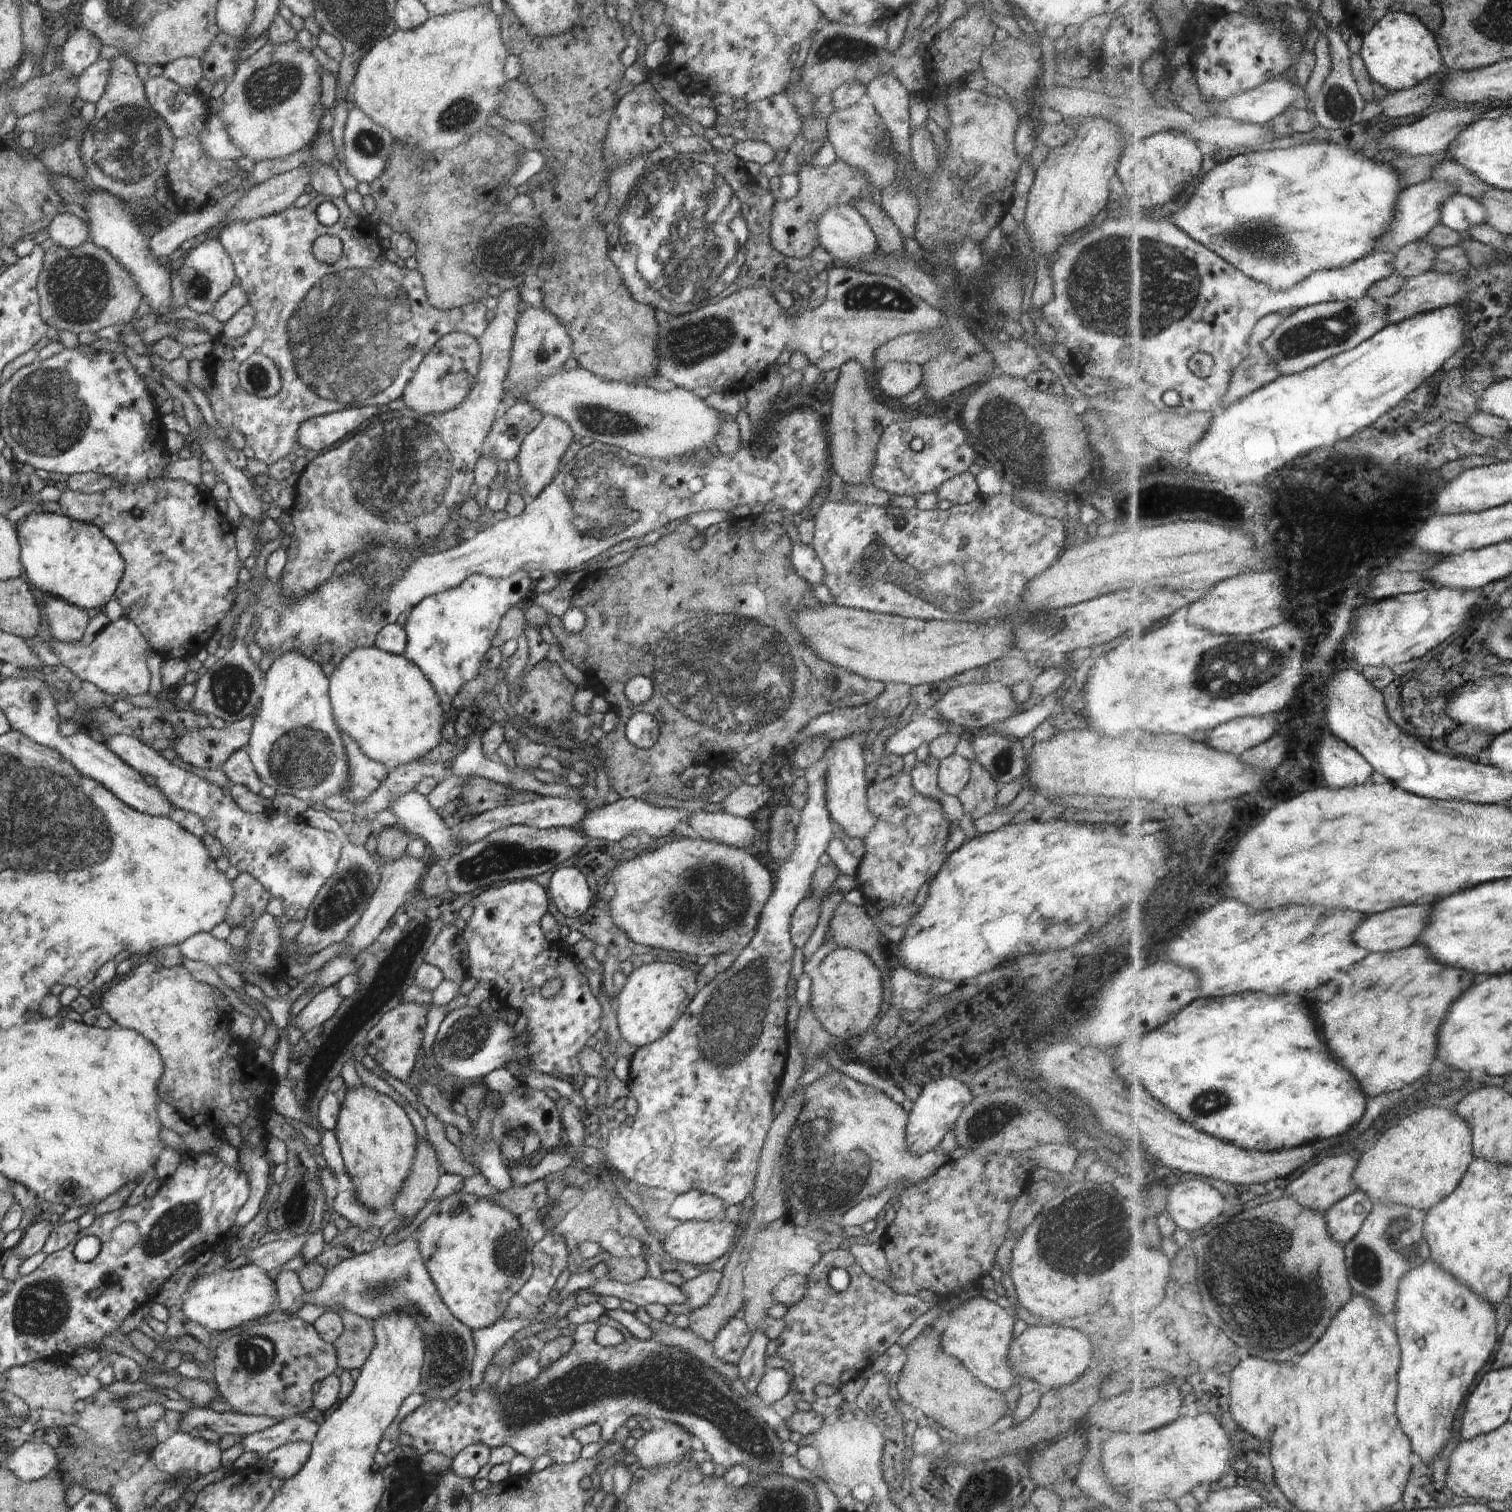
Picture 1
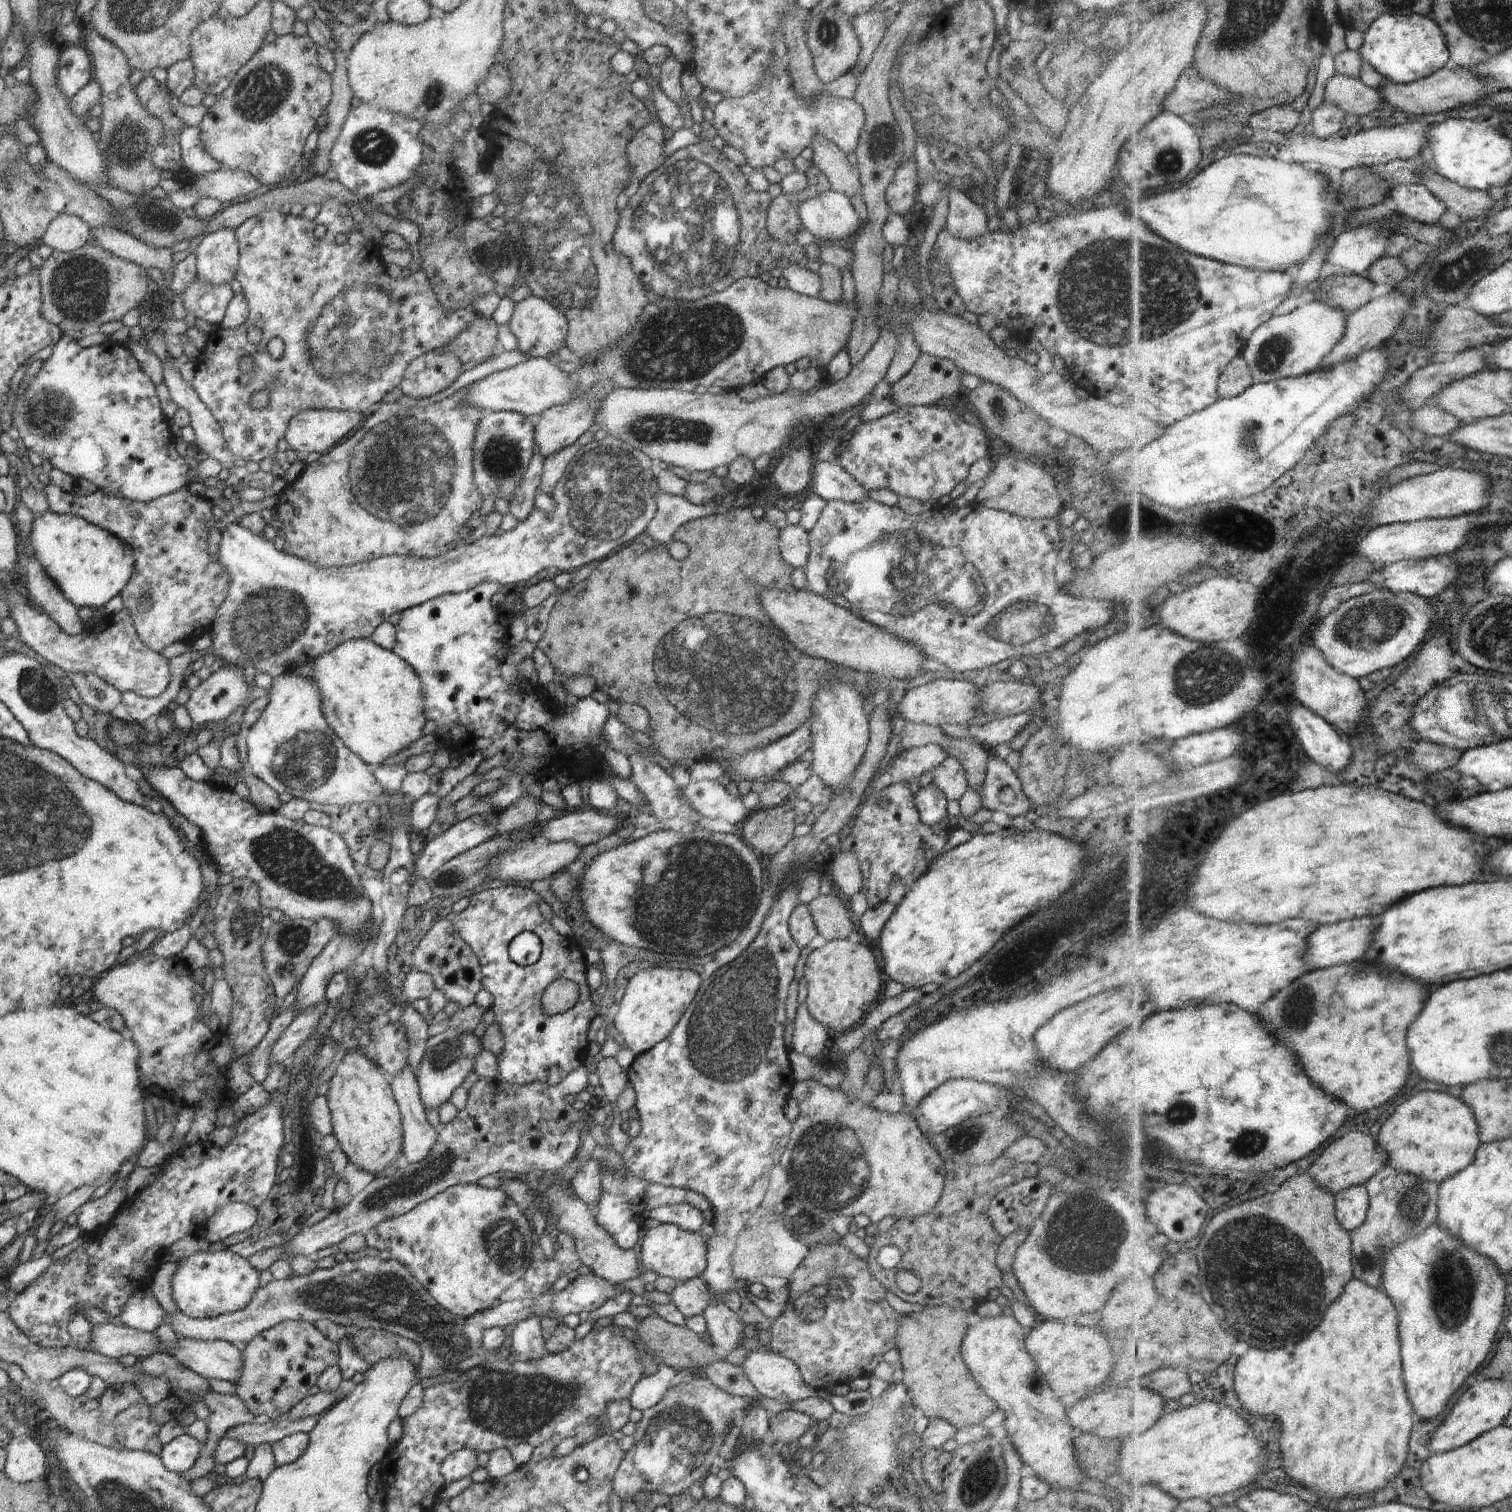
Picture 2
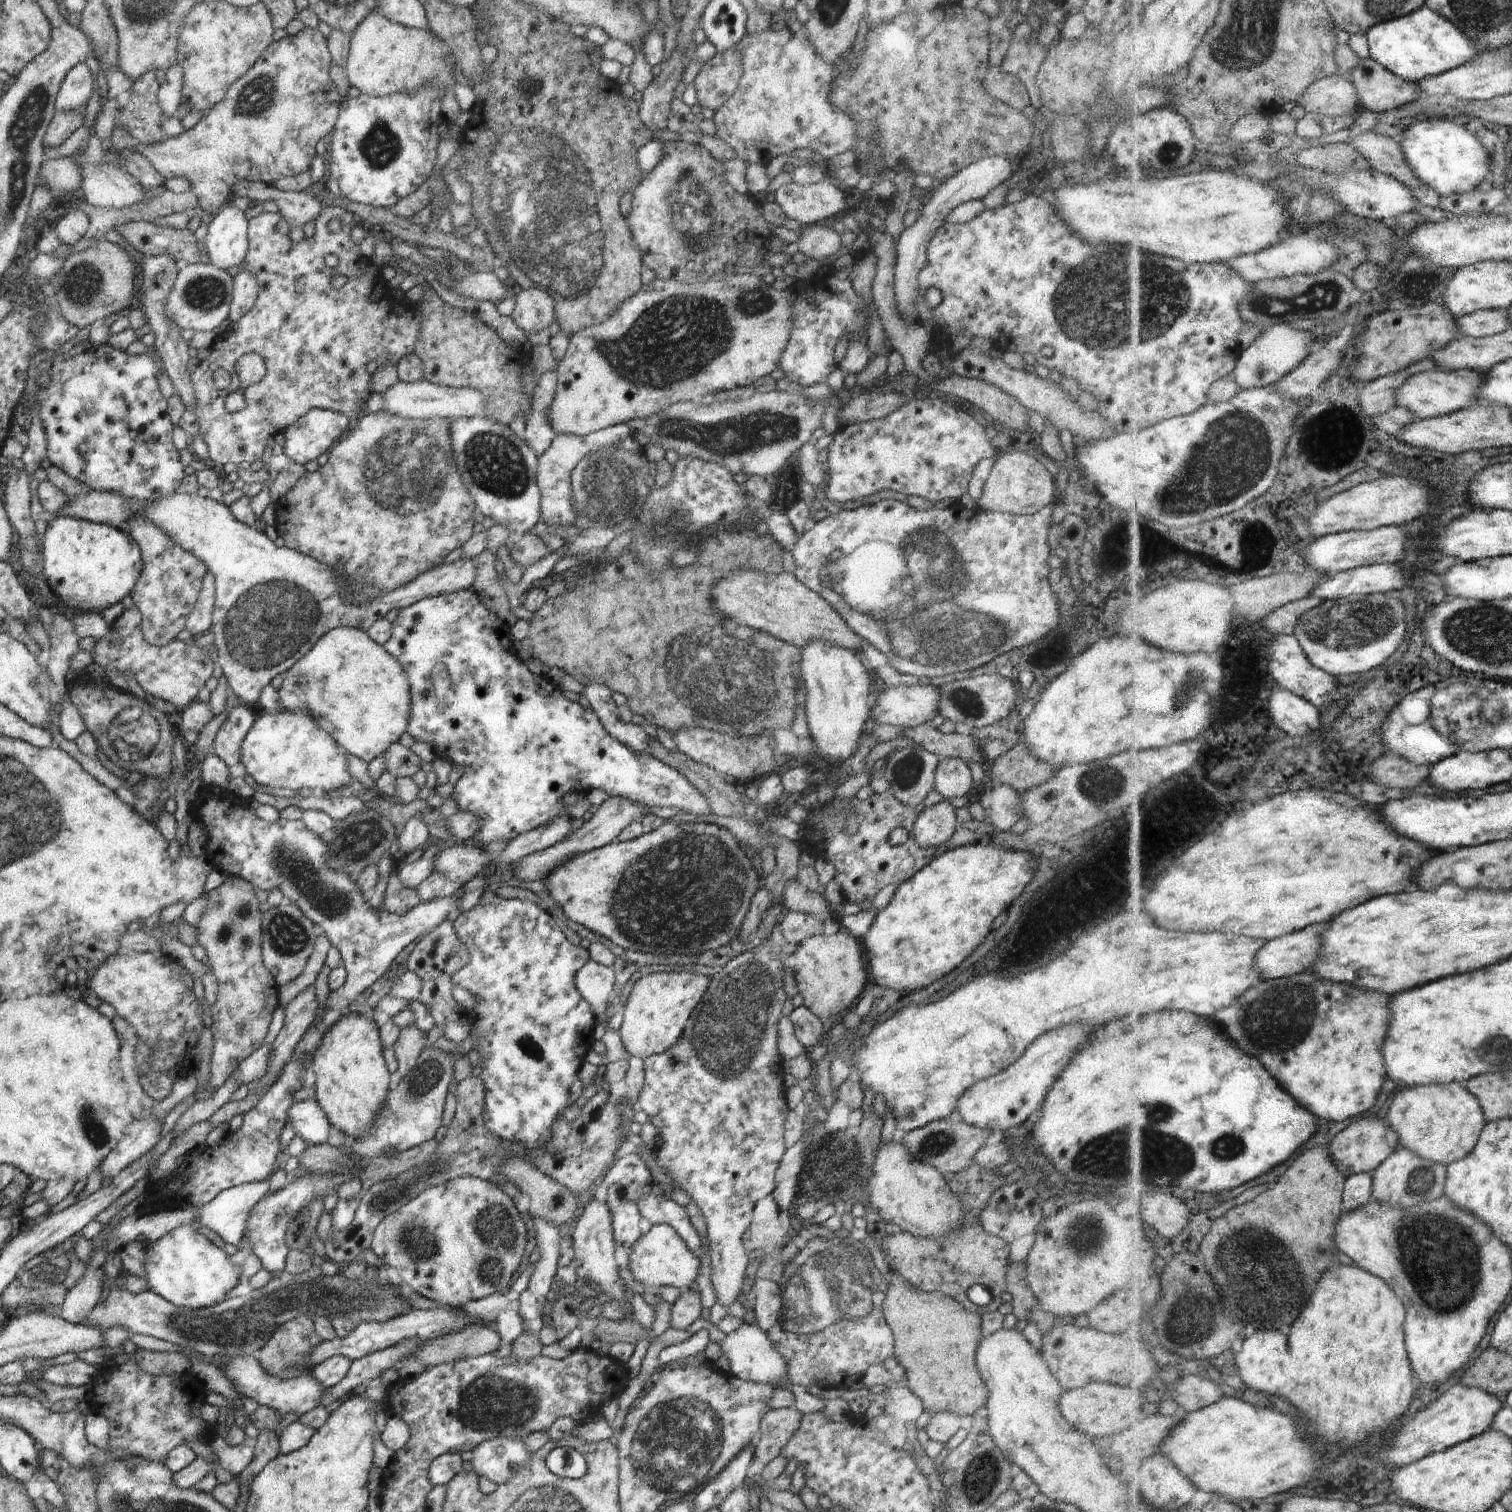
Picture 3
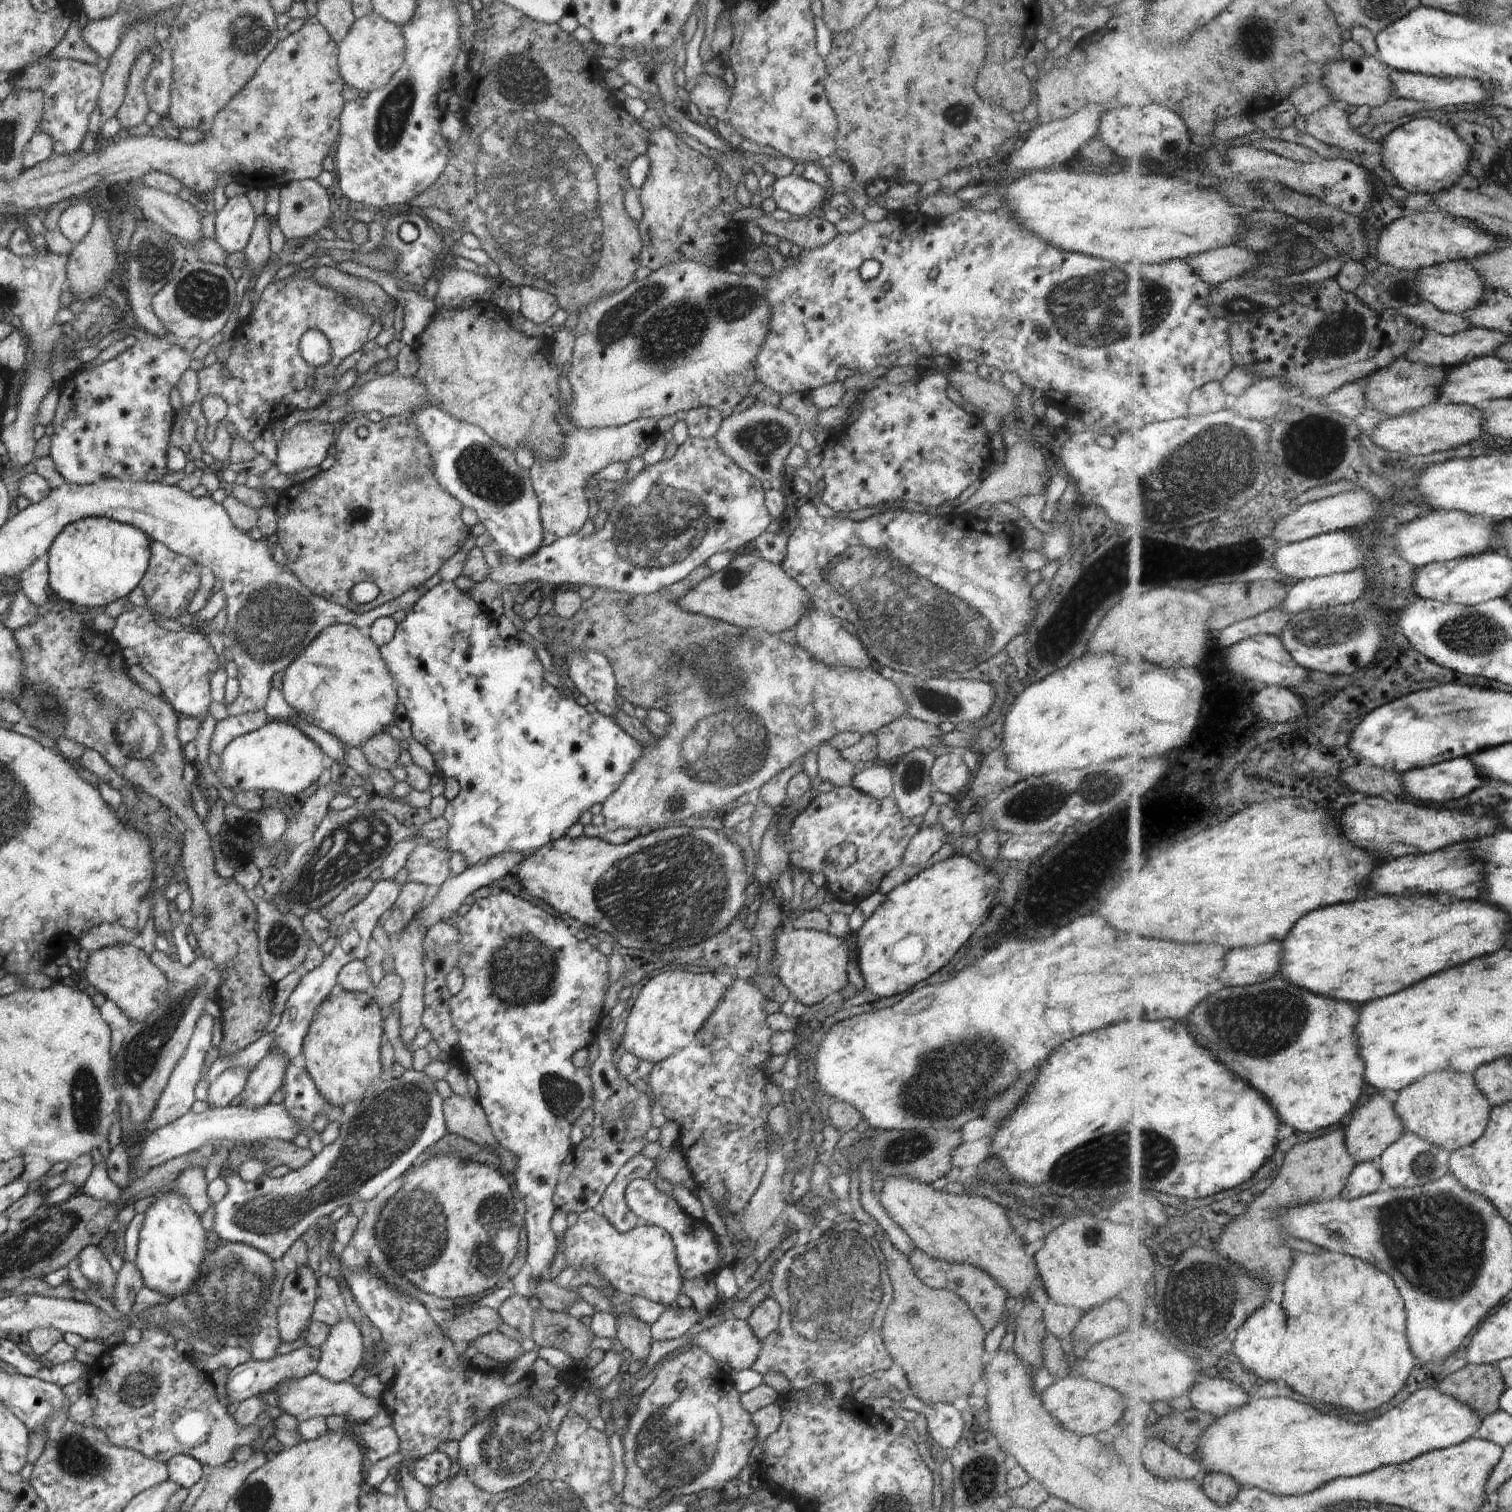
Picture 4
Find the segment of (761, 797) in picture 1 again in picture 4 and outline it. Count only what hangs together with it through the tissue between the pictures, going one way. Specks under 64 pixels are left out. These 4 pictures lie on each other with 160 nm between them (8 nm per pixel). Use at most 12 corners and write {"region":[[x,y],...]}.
{"region":[[453,581],[379,647],[468,866],[643,754]]}

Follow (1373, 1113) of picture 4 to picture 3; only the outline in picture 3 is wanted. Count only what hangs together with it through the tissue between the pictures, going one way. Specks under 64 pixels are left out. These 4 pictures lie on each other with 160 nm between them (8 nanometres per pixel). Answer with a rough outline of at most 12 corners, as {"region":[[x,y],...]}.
{"region":[[1362,1117],[1329,1150],[1350,1178],[1374,1174],[1396,1152],[1399,1132]]}

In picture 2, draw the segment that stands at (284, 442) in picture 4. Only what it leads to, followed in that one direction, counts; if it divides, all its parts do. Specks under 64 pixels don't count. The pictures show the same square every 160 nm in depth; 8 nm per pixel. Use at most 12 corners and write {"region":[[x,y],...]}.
{"region":[[306,409],[285,438],[296,452],[326,453],[358,411]]}

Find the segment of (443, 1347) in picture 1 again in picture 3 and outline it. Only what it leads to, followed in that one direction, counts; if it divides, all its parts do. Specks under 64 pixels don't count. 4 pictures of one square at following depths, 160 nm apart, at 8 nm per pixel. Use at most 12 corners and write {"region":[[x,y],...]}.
{"region":[[286,1270],[180,1308],[112,1288],[84,1325],[207,1357],[254,1354],[300,1315],[364,1323],[414,1309],[378,1278]]}

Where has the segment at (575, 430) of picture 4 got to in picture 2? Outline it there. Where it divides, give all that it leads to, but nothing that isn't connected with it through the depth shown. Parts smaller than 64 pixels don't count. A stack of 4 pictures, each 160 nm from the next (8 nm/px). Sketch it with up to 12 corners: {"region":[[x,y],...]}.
{"region":[[586,431],[543,462],[540,492],[550,494],[576,453],[593,440]]}

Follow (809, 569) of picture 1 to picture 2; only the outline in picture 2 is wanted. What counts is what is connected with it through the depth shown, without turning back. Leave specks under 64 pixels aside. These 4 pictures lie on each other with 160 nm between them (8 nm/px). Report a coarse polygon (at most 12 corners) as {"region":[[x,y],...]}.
{"region":[[799,524],[781,530],[779,549],[793,568],[804,568],[811,548]]}

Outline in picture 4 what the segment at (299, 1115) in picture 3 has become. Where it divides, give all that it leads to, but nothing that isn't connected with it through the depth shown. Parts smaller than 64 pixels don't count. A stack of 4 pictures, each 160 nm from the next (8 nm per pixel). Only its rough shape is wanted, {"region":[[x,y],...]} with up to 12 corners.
{"region":[[282,1103],[189,1111],[151,1132],[129,1168],[129,1184],[206,1143],[309,1138]]}

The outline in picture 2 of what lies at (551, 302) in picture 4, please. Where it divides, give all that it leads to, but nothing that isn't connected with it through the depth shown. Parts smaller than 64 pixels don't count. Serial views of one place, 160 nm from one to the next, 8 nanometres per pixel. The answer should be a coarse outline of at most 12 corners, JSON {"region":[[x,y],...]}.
{"region":[[547,300],[515,303],[510,332],[528,359],[565,345],[567,318]]}

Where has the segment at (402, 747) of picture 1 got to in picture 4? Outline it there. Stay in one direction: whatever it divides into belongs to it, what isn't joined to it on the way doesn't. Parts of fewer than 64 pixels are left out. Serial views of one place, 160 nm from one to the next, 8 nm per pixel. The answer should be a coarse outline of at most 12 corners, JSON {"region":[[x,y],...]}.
{"region":[[325,628],[292,661],[282,702],[349,747],[393,724],[379,646]]}

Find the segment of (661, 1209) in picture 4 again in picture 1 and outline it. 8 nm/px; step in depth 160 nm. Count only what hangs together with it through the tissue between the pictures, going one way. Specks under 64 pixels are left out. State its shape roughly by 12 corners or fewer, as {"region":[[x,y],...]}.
{"region":[[692,1189],[678,1195],[669,1215],[683,1221],[723,1216],[719,1196]]}

